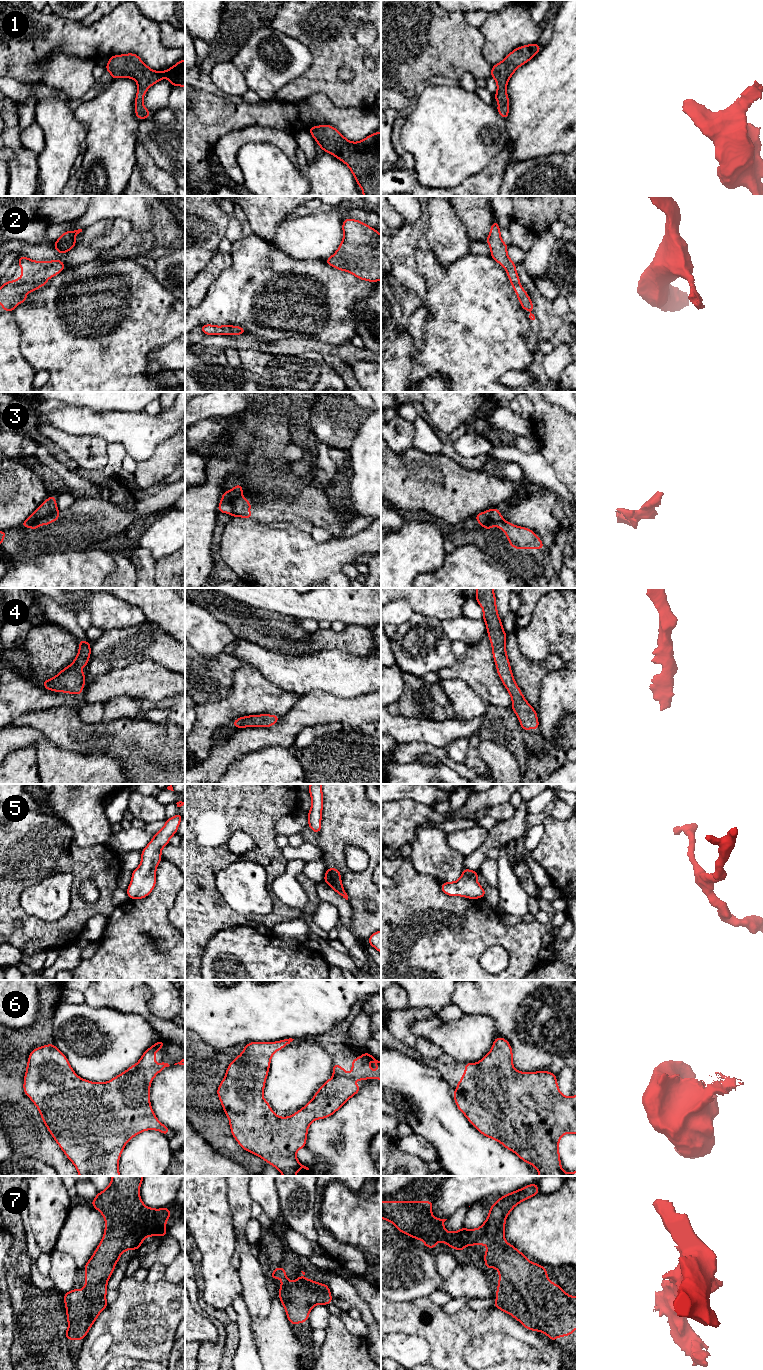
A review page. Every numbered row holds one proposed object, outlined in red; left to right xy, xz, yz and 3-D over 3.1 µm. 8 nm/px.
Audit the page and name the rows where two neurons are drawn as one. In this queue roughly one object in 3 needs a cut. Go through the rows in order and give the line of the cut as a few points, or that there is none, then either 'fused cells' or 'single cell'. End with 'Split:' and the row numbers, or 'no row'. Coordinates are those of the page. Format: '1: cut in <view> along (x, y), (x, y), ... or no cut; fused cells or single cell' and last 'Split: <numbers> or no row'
1: no cut; single cell
2: no cut; single cell
3: cut in xy along (57, 509), (26, 526); fused cells
4: no cut; single cell
5: no cut; single cell
6: no cut; single cell
7: no cut; single cell
Split: 3

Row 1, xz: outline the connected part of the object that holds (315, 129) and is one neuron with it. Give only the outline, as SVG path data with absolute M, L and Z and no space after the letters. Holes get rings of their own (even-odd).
M328 124L313 126L308 131L321 150L332 154L349 167L363 196L381 196L381 132L375 132L359 142L351 142Z

